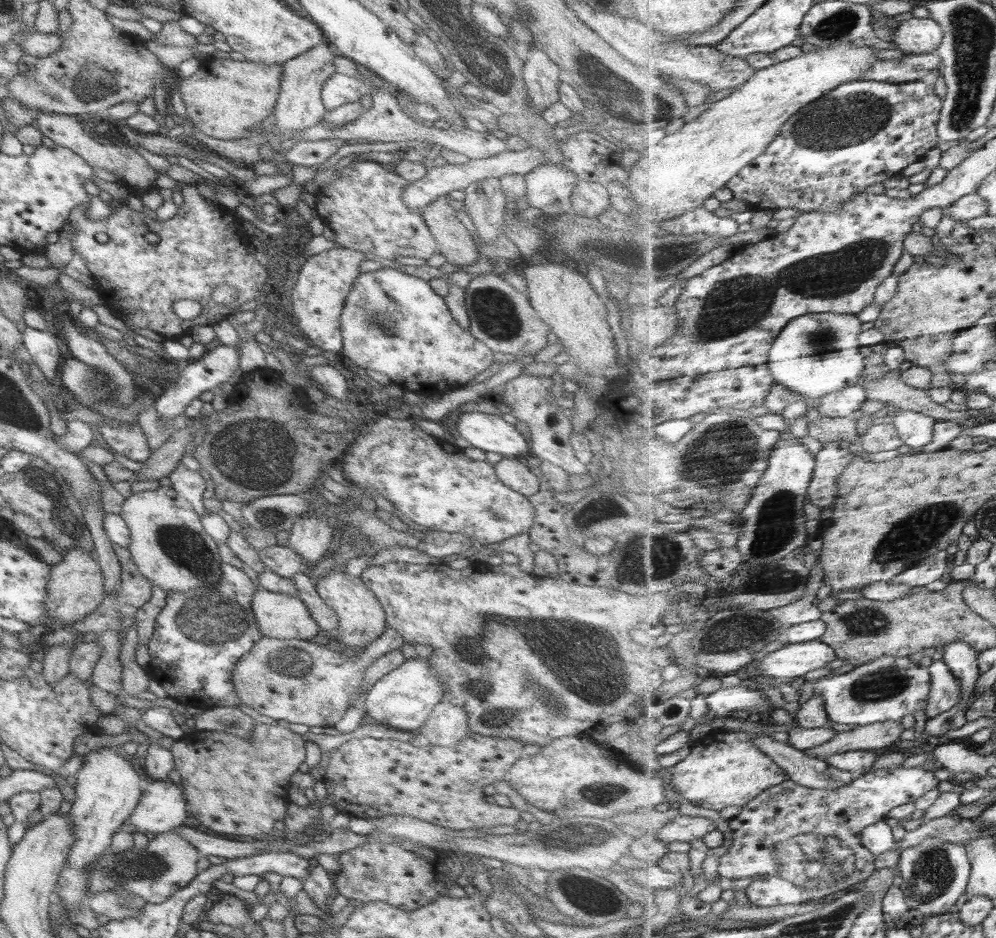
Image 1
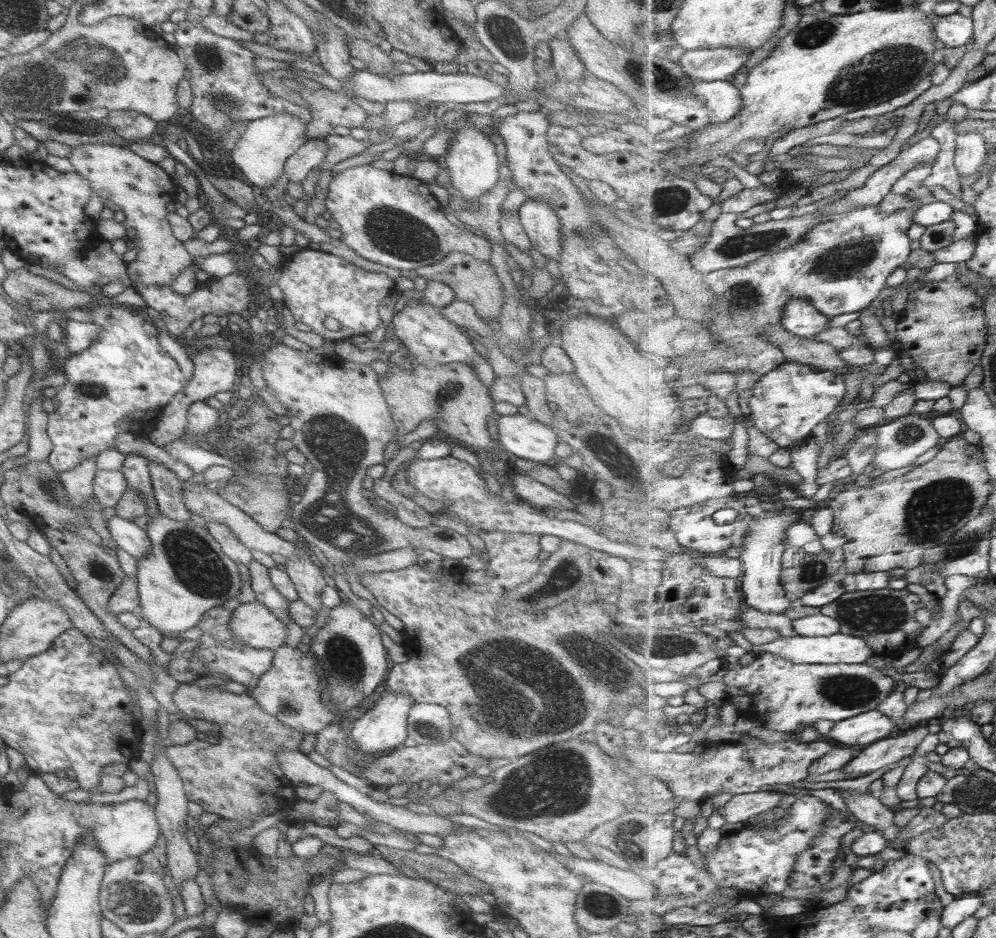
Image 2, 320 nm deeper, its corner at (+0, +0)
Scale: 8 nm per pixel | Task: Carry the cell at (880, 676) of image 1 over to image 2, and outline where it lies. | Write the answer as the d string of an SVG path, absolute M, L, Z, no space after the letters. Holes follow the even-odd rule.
M762 653L745 666L738 662L730 665L729 672L722 678L726 684L728 702L736 704L746 718L761 722L762 728L794 735L800 728L813 726L817 720L831 720L838 723L867 711L889 698L896 682L869 664L797 664L778 654Z

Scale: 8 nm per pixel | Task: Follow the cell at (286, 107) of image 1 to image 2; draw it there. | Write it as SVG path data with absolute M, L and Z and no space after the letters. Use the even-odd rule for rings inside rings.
M277 114L247 122L243 134L230 148L232 164L249 181L249 185L265 189L285 172L285 159L305 141L305 124L289 114Z

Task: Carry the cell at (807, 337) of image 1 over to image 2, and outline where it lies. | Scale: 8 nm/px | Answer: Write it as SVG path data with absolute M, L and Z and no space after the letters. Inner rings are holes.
M797 297L797 300L789 300L789 304L783 309L782 326L799 338L818 341L819 334L830 329L830 320L809 300Z

